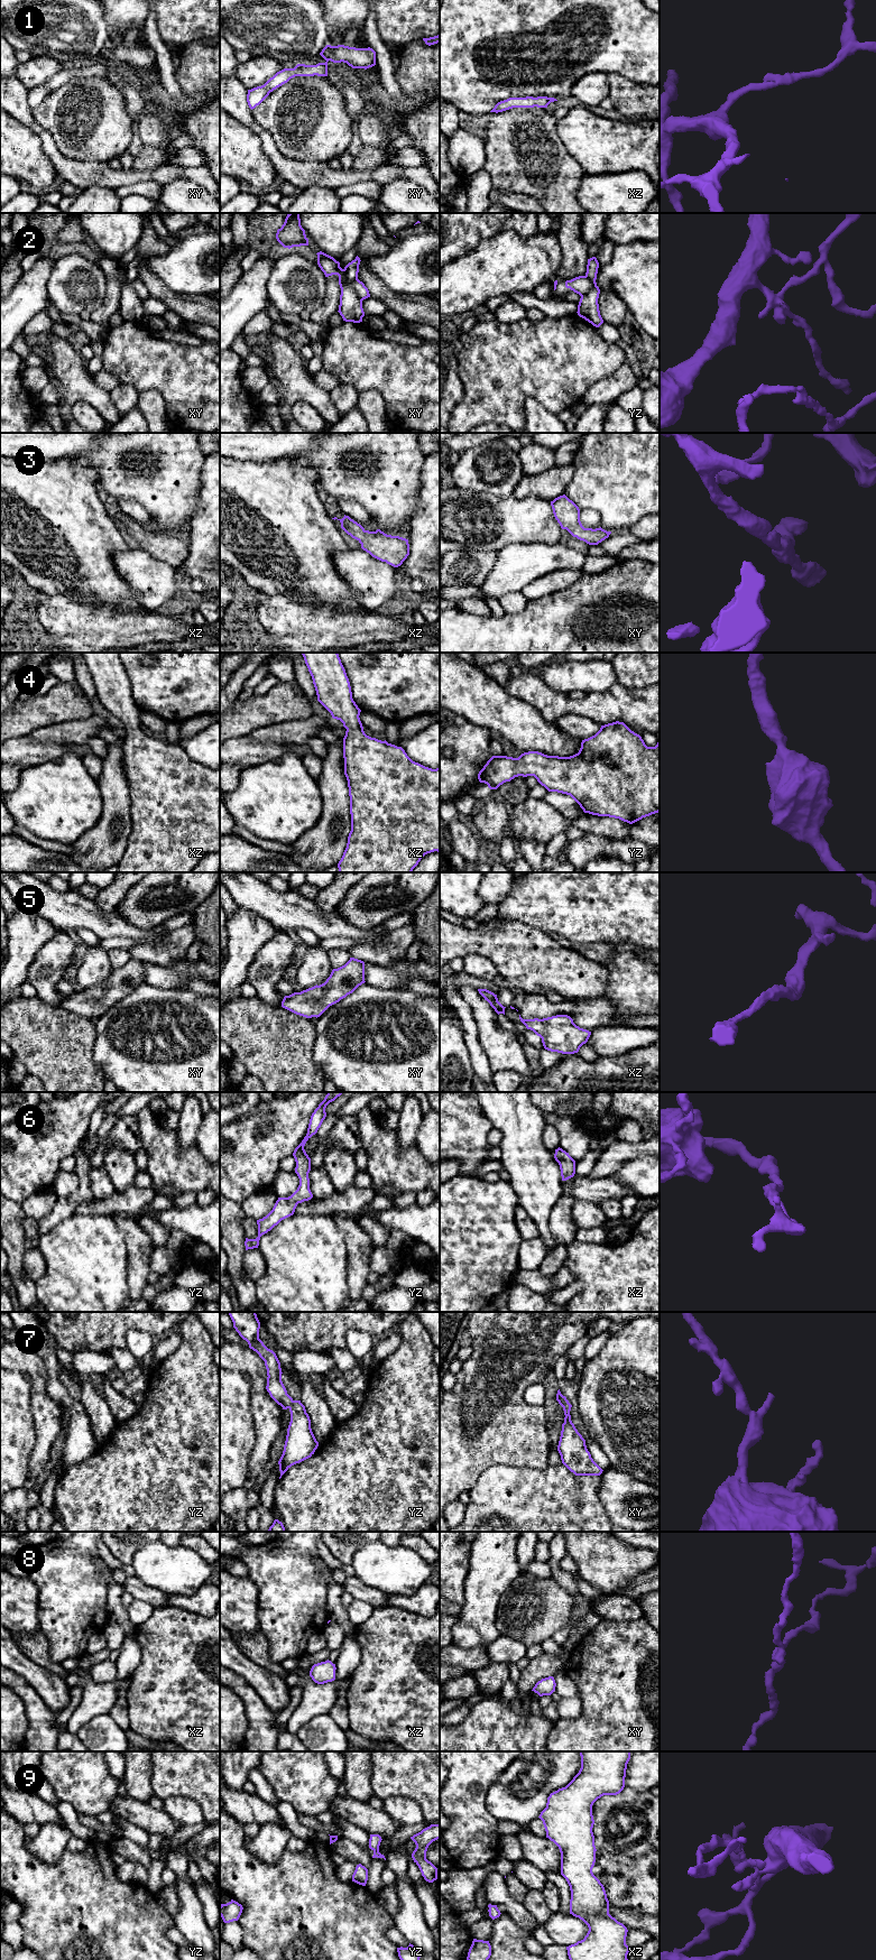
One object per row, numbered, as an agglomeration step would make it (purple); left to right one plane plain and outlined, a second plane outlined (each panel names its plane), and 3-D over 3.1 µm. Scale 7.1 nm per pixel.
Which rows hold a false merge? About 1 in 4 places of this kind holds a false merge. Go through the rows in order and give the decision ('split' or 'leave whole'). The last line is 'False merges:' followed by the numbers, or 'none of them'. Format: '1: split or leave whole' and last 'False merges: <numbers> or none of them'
1: leave whole
2: split
3: leave whole
4: leave whole
5: leave whole
6: leave whole
7: leave whole
8: leave whole
9: leave whole
False merges: 2

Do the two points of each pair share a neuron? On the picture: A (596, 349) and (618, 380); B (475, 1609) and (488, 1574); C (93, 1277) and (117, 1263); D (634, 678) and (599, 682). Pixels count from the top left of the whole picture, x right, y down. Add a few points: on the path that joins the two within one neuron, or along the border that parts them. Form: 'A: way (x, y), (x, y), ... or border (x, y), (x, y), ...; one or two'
A: border (626, 360), (609, 376), (590, 386); two
B: way (481, 1600), (485, 1583); one
C: way (99, 1272), (108, 1263), (111, 1263); one
D: border (611, 664), (617, 681); two

